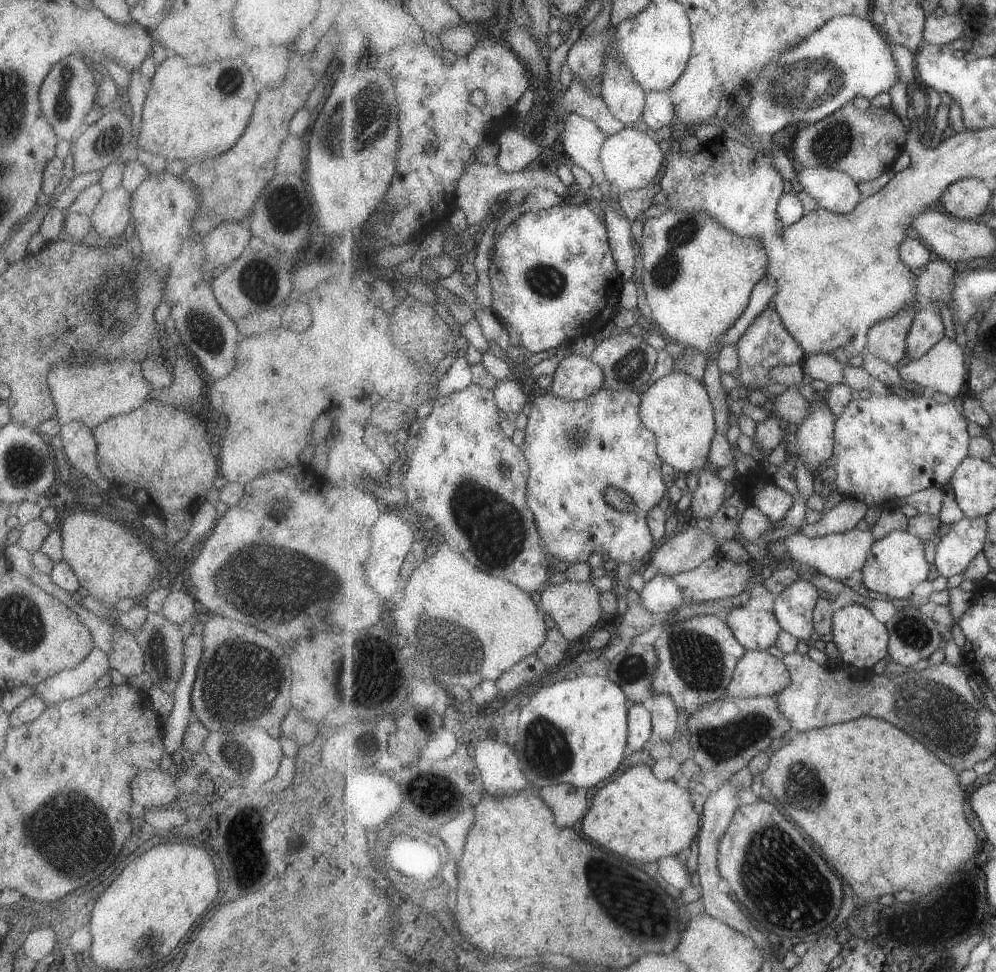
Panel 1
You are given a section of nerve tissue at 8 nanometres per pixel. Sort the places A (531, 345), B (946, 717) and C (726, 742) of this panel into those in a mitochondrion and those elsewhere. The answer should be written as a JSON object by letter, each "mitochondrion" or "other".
{"A":"other","B":"mitochondrion","C":"mitochondrion"}

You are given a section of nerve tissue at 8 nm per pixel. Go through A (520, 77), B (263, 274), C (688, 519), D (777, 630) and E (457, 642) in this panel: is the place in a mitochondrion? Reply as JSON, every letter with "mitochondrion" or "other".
{"A":"other","B":"other","C":"other","D":"other","E":"mitochondrion"}

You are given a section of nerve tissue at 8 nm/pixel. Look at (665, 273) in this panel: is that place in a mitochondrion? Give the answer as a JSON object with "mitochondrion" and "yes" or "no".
{"mitochondrion":"yes"}

